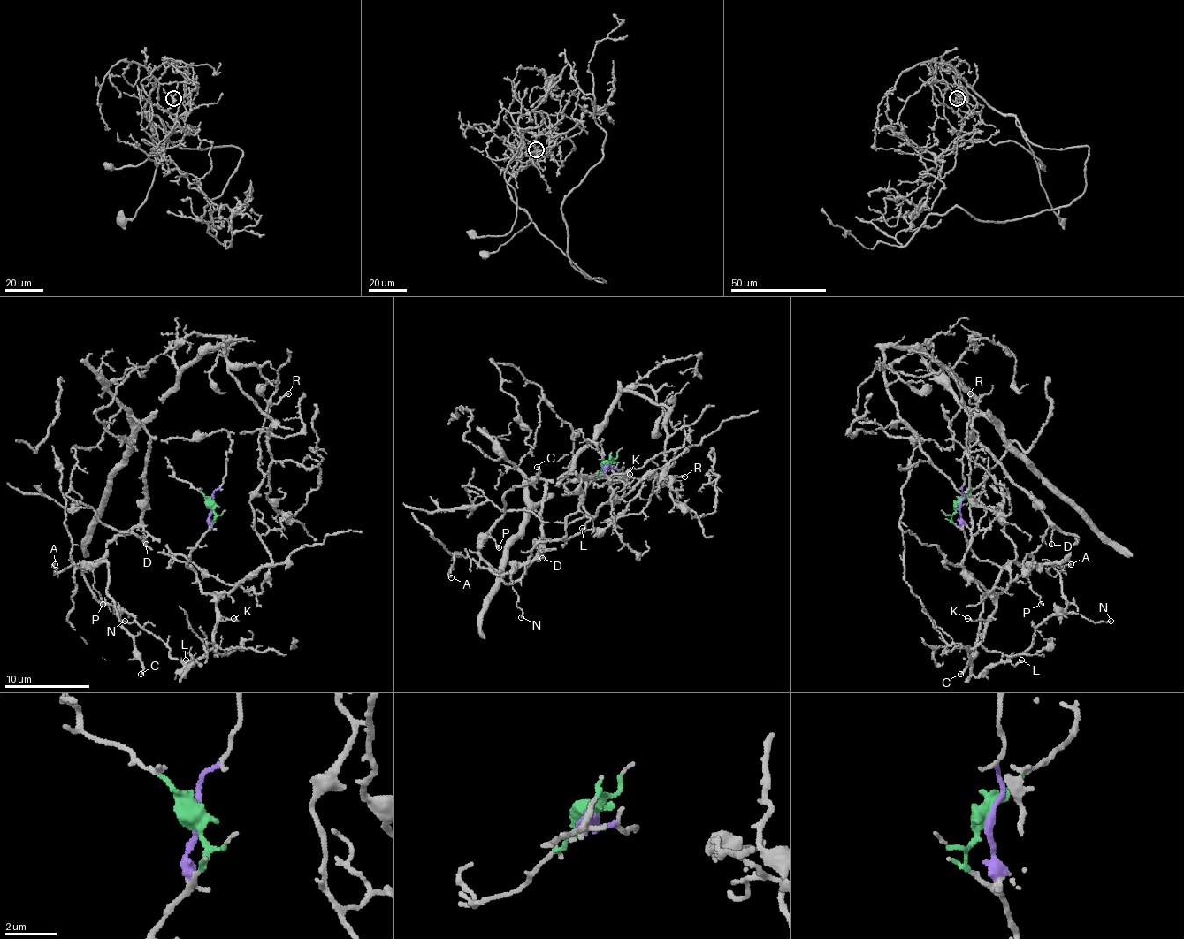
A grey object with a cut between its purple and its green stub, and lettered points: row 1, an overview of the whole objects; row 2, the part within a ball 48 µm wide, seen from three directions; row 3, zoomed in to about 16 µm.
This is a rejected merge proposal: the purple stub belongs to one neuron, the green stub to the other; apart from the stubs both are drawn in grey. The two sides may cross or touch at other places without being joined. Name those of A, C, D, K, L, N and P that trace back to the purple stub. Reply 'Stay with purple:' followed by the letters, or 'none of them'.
Stay with purple: C, D, P

